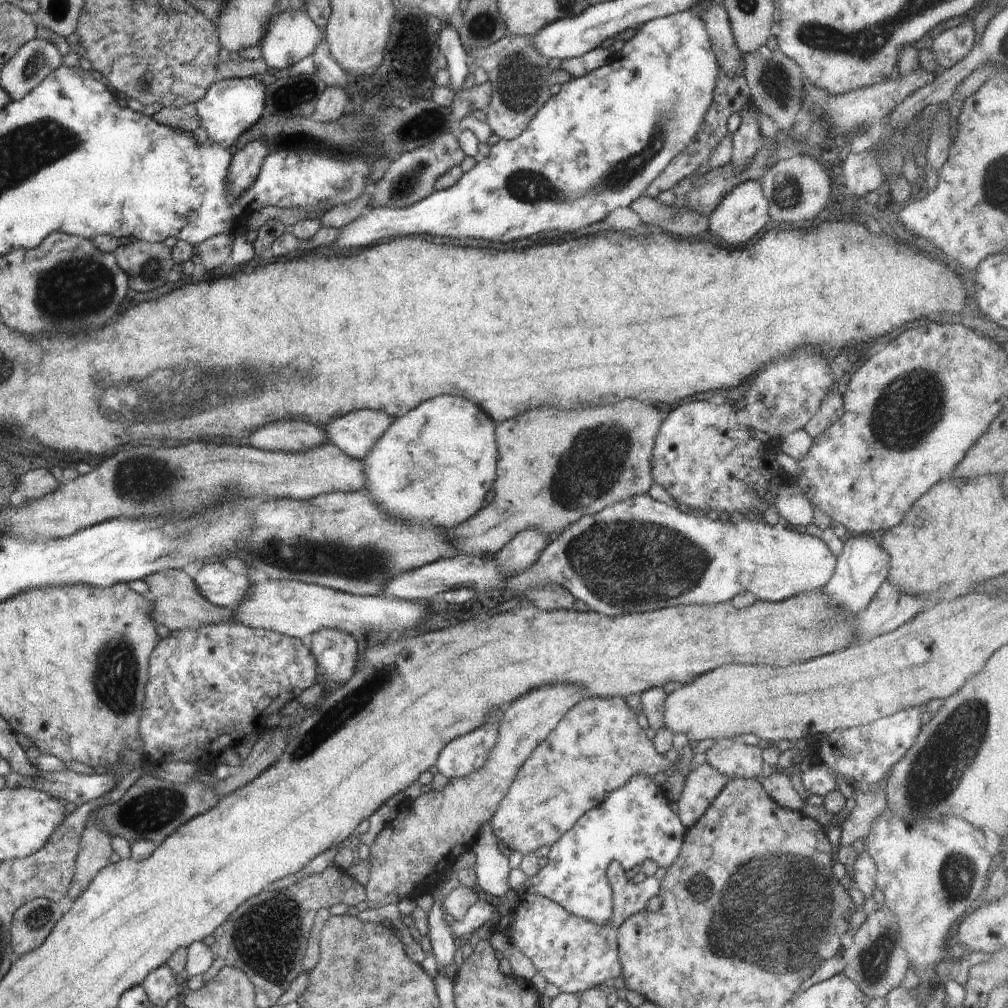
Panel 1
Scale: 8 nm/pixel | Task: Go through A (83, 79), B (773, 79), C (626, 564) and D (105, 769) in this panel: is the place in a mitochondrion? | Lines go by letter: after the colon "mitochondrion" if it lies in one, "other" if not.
A: other
B: mitochondrion
C: mitochondrion
D: other

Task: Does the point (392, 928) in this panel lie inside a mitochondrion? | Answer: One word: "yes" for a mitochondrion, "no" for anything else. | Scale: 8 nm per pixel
no

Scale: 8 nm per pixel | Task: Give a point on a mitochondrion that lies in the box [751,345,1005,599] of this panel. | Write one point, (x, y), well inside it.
(912, 405)

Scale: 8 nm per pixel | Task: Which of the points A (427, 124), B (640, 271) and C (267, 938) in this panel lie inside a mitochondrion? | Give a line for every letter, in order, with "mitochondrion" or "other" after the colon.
A: mitochondrion
B: other
C: mitochondrion

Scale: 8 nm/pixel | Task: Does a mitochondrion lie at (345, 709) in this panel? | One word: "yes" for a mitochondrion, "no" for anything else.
yes

